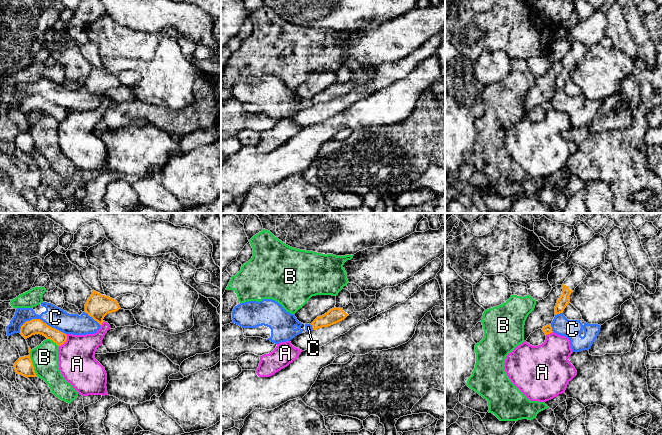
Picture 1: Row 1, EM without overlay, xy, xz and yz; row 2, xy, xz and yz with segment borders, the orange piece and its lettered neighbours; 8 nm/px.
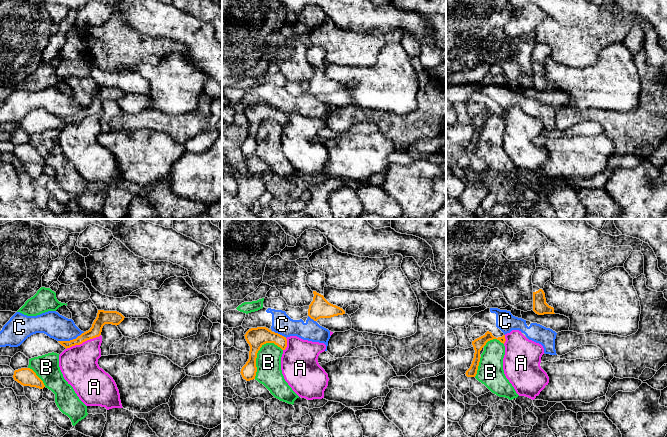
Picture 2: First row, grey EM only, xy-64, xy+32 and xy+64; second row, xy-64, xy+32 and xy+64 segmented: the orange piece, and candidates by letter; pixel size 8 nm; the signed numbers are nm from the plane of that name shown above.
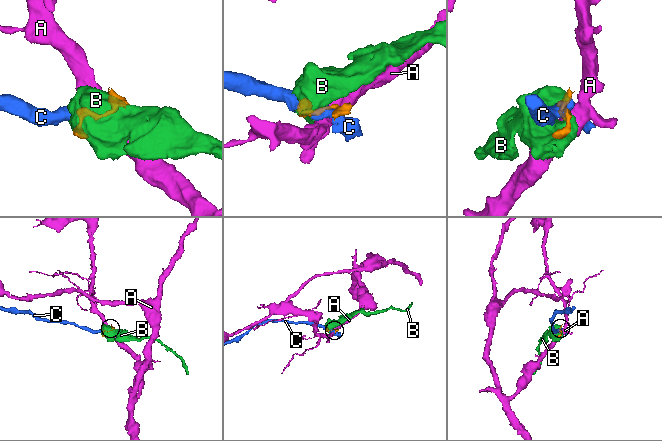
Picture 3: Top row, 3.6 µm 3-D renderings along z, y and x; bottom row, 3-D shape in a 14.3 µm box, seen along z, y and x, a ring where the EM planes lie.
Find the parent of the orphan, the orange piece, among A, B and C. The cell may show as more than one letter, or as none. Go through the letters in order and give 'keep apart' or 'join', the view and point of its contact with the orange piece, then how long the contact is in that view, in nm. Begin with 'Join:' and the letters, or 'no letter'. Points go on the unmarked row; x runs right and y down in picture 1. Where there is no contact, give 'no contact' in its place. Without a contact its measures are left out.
Join: no letter
A: keep apart; meets orange in xy at (65, 117); contact 120 nm long
B: keep apart; meets orange in xy at (32, 141); contact 190 nm long
C: keep apart; meets orange in xy at (41, 96); contact 380 nm long

